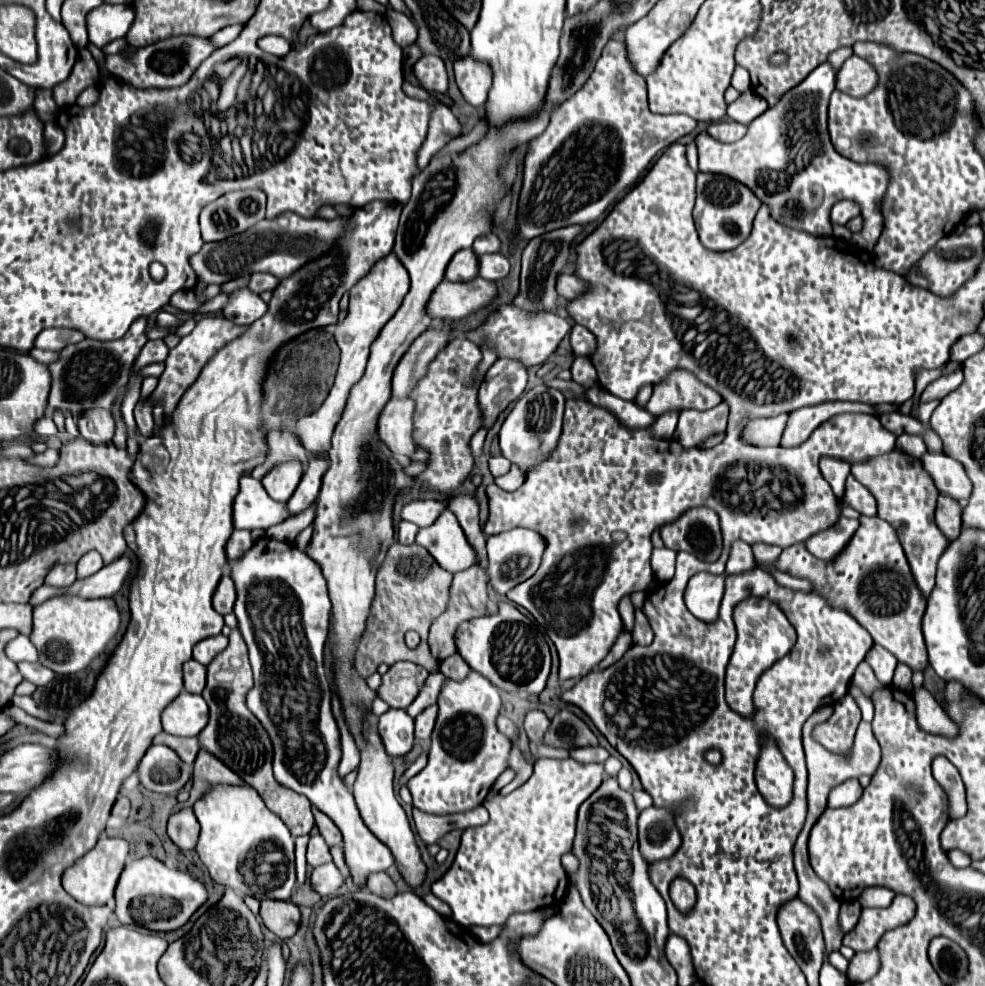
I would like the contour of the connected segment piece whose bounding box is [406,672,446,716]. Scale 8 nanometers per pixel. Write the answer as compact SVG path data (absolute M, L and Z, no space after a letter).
M436 672L436 674L430 674L424 688L420 690L418 698L406 708L410 712L410 716L418 716L424 708L432 706L438 702L438 696L440 696L440 690L442 690L442 684L446 682L446 676L442 676L442 672Z

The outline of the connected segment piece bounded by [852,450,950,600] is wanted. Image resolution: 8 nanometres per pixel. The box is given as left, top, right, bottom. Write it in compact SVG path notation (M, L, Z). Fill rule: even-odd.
M894 450L886 456L876 456L864 464L854 464L852 474L876 498L878 516L896 528L900 544L912 568L912 576L918 584L918 590L928 600L934 588L934 572L936 572L938 560L942 552L946 550L946 544L950 544L950 540L942 536L942 532L934 524L934 508L936 508L938 490L932 484L930 476L924 472L918 458L912 458L900 450Z

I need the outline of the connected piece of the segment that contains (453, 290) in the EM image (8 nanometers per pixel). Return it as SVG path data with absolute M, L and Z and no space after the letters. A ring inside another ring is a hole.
M476 276L470 282L442 280L434 290L434 296L430 298L426 312L430 320L432 318L462 320L490 306L496 300L496 296L498 286L490 280L482 280L482 276Z

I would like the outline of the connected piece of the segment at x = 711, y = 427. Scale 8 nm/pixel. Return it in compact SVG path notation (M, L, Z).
M724 402L706 412L688 409L679 413L674 438L678 438L682 448L698 448L710 436L726 432L726 420L728 406Z

